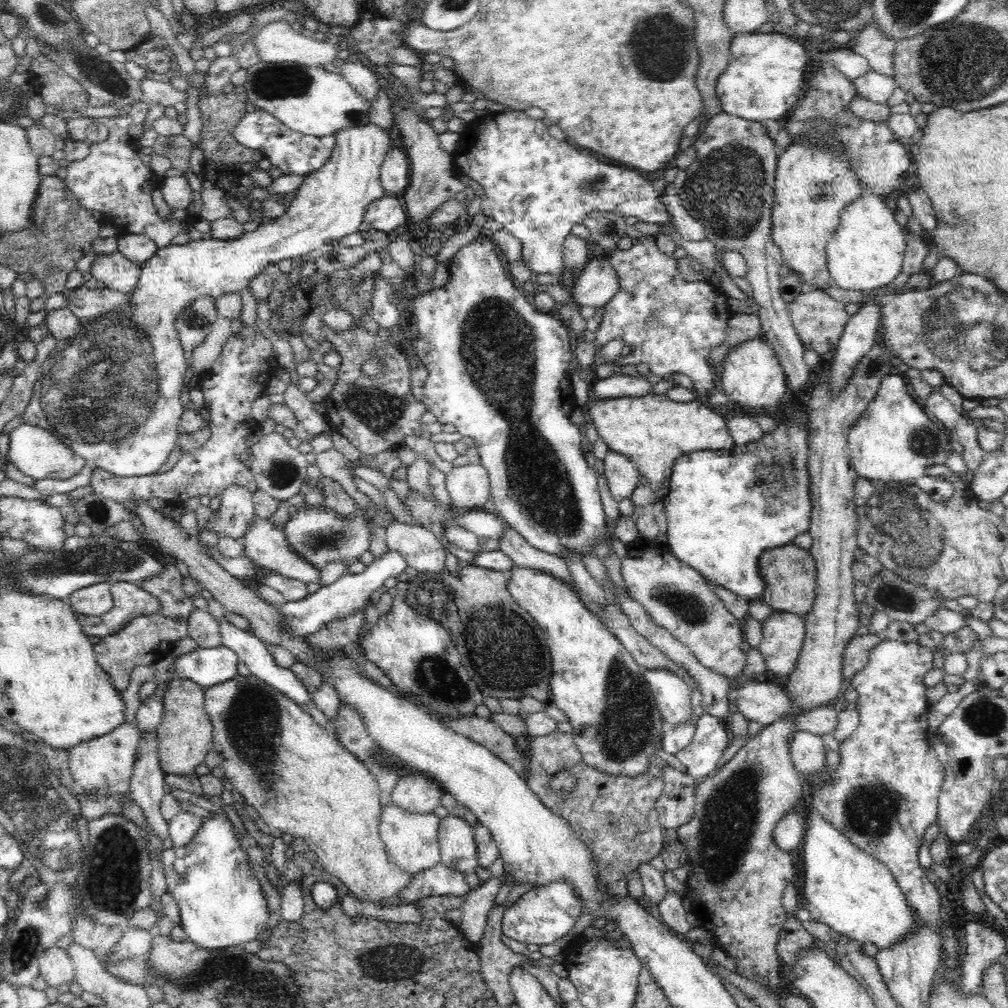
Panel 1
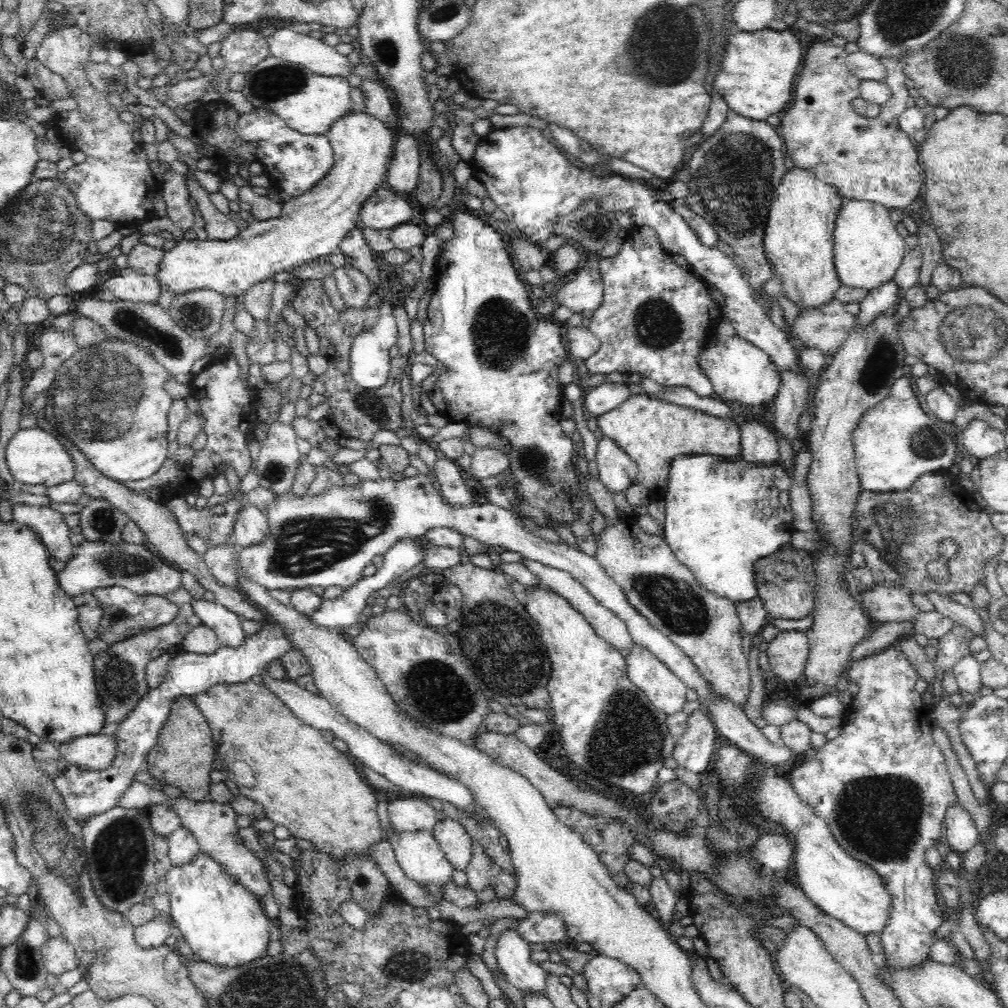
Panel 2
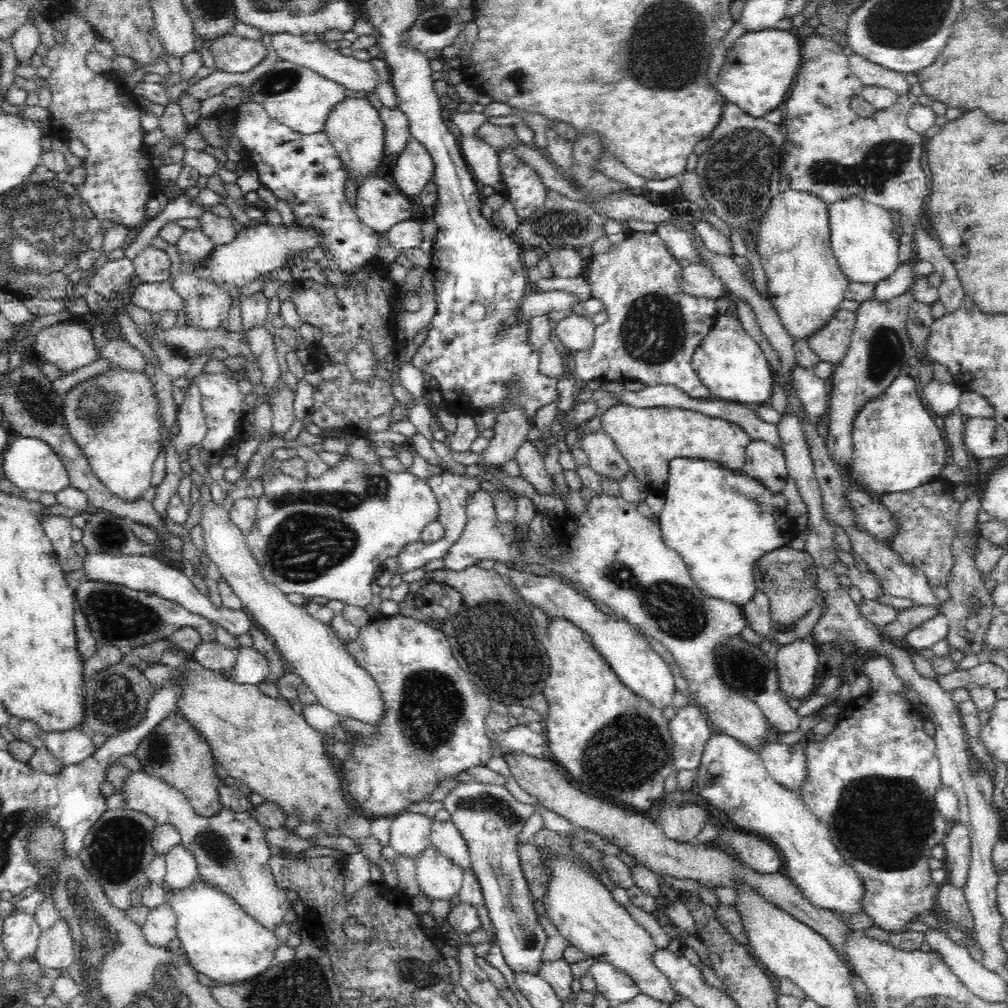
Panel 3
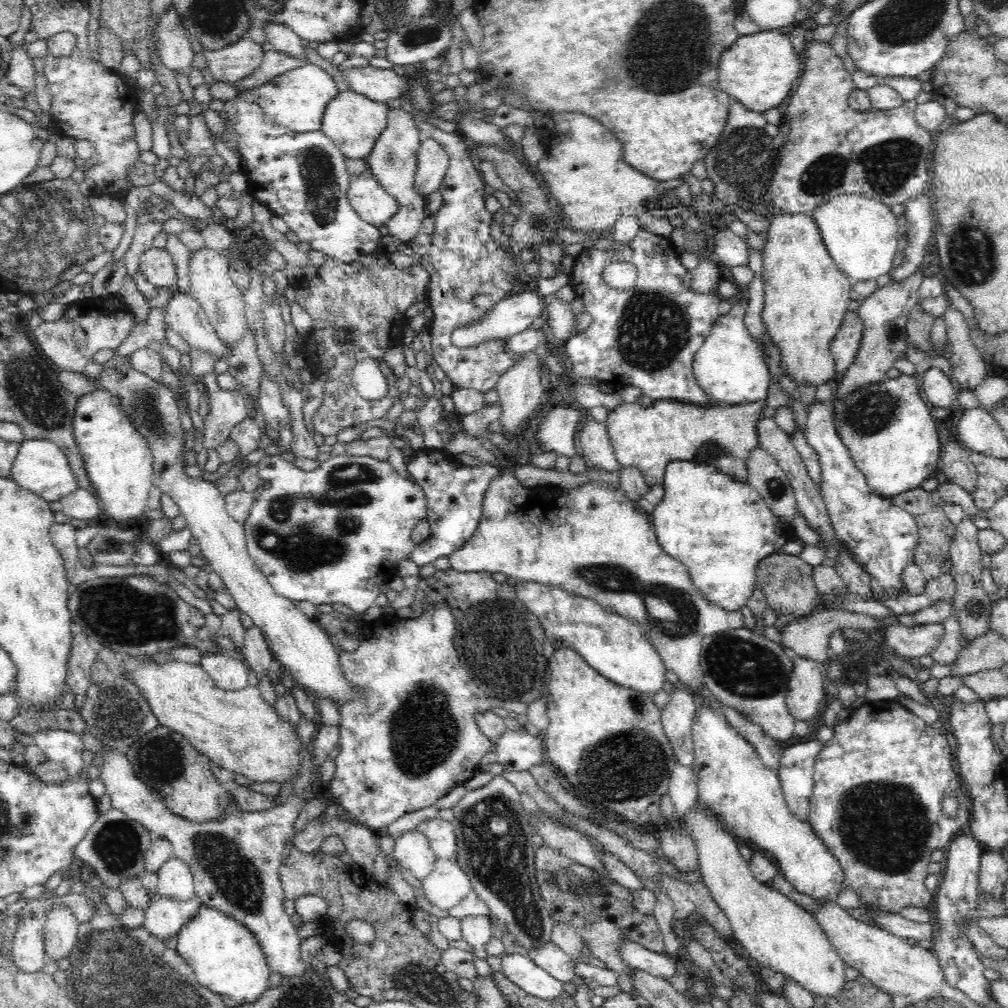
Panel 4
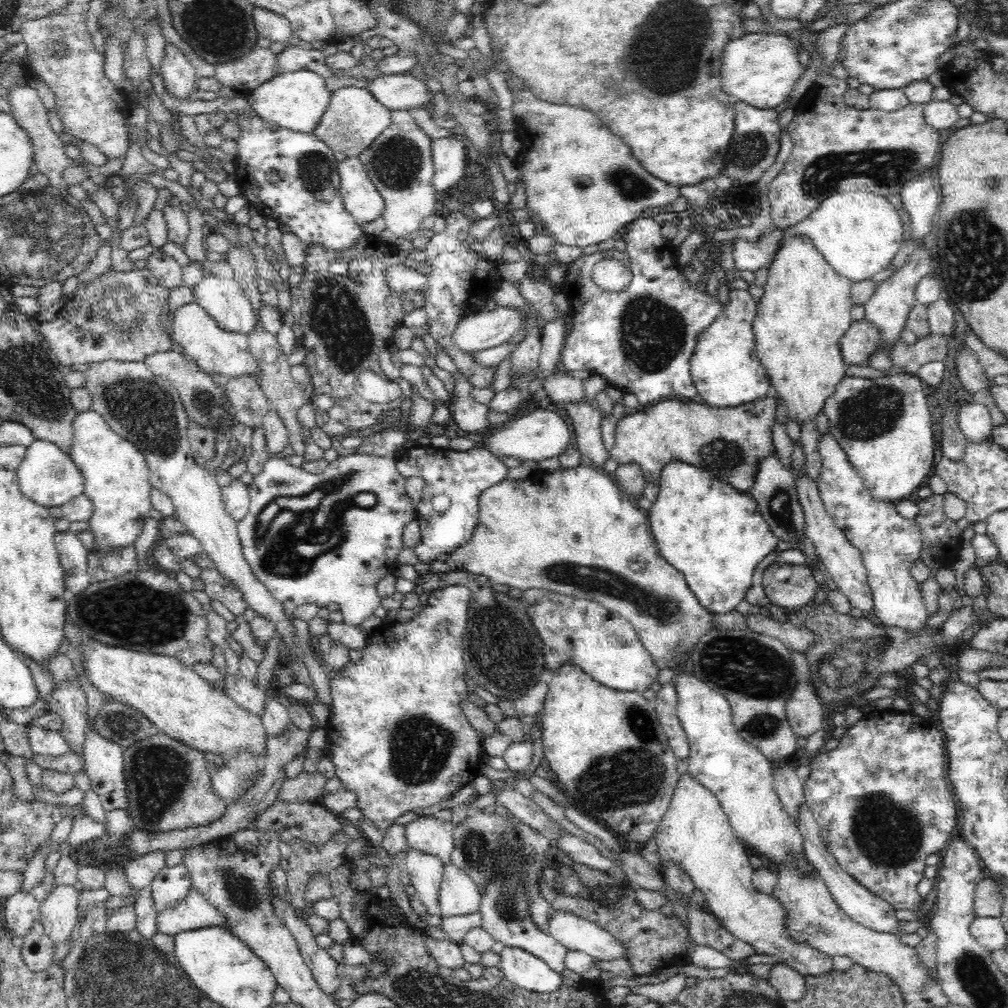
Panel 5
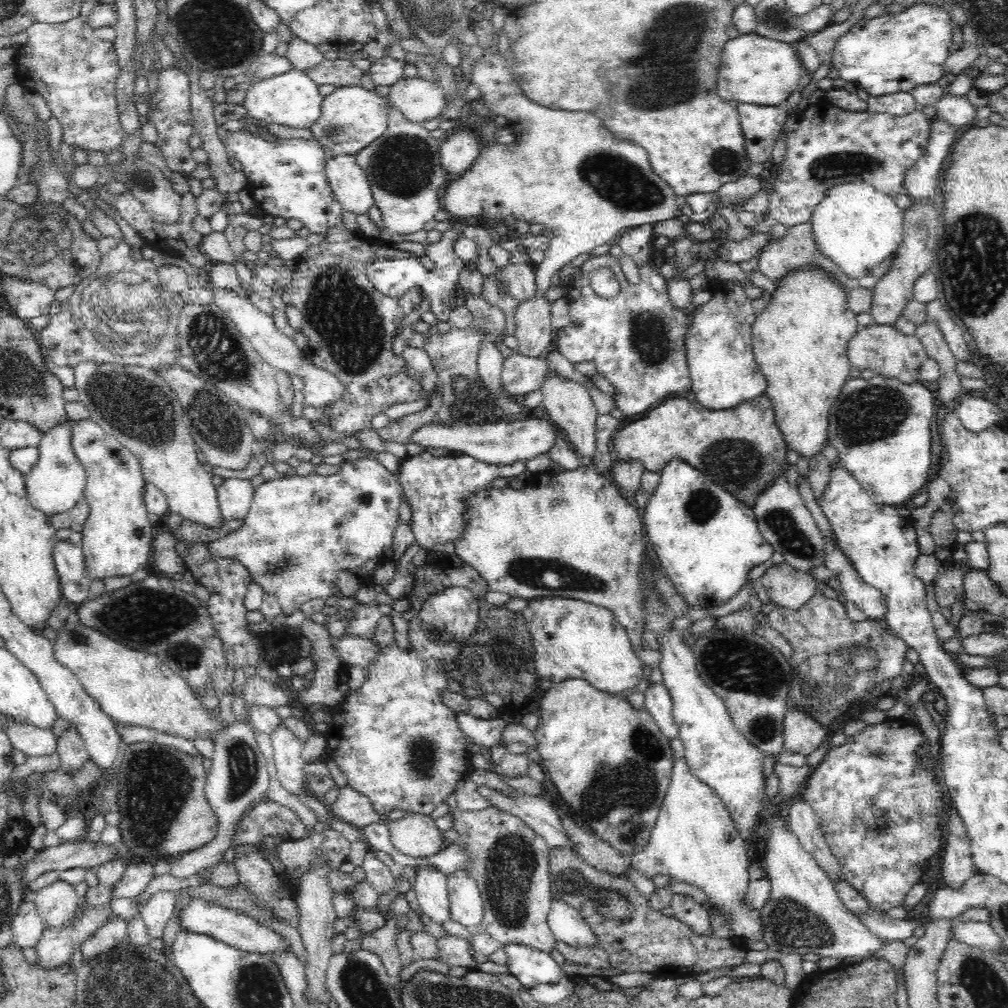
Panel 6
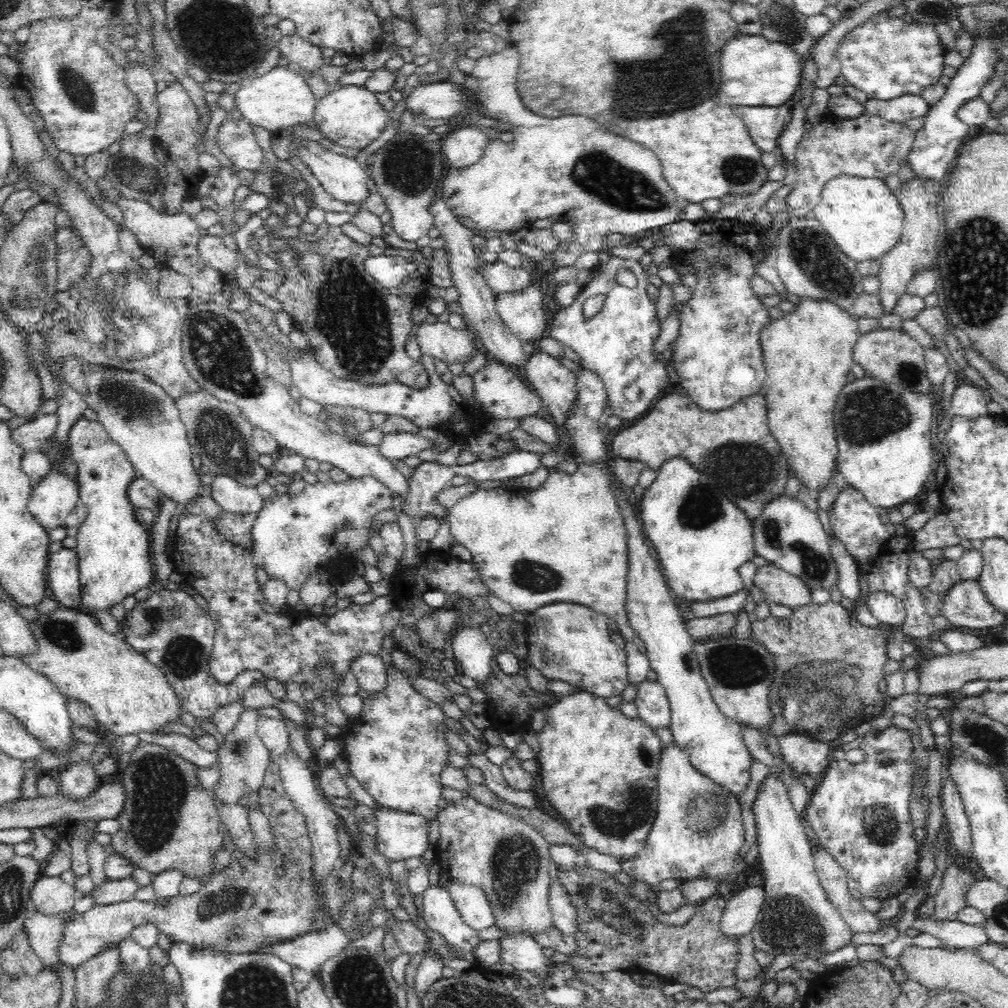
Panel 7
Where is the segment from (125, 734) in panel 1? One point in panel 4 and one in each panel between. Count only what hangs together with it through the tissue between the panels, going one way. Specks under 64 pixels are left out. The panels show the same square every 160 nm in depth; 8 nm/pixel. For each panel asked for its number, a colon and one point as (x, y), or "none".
2: (94, 752)
3: (73, 746)
4: (66, 747)

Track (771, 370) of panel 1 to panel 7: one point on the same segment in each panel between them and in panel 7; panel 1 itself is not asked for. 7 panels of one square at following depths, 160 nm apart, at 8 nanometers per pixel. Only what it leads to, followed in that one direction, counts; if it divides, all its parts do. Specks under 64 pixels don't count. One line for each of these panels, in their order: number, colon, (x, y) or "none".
2: (739, 371)
3: (731, 364)
4: (728, 366)
5: (726, 372)
6: (723, 372)
7: (717, 357)

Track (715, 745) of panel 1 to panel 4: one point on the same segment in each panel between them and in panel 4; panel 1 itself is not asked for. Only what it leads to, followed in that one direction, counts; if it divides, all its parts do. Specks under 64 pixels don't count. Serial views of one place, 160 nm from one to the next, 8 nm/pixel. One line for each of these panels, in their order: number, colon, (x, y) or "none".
2: (695, 751)
3: (690, 729)
4: (677, 716)

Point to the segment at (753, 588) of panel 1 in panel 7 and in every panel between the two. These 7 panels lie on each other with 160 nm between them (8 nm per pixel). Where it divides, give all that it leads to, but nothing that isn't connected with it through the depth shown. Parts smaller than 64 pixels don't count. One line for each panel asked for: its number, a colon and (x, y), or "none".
2: (722, 516)
3: (721, 521)
4: (720, 529)
5: (715, 536)
6: (707, 541)
7: (701, 538)

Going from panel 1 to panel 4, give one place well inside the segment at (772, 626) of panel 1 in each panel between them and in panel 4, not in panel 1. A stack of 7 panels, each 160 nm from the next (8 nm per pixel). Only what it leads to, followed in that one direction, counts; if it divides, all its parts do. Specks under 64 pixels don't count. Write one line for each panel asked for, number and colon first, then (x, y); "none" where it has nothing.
2: (787, 652)
3: (796, 662)
4: (806, 685)

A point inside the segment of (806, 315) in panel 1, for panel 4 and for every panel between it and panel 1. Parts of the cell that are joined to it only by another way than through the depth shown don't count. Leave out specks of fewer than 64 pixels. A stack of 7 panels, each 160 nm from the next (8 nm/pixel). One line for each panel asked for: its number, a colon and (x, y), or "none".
2: (826, 328)
3: (830, 343)
4: (846, 342)

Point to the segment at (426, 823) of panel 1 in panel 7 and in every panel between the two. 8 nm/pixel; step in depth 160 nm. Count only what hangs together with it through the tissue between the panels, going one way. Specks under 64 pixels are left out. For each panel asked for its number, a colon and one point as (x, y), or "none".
2: (419, 856)
3: (440, 879)
4: (447, 884)
5: (459, 895)
6: (466, 904)
7: (472, 903)

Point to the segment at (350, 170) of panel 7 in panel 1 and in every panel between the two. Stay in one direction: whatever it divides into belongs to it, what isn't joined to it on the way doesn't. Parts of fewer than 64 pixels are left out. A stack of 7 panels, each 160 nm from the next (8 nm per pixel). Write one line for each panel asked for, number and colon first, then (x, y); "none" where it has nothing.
1: (387, 213)
2: (384, 209)
3: (380, 205)
4: (372, 202)
5: (362, 200)
6: (352, 189)

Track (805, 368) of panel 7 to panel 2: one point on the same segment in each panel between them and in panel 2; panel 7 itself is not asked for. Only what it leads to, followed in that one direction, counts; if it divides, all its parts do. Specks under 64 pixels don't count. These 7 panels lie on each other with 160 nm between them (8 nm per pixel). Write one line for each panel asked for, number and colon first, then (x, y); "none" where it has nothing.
2: (798, 240)
3: (806, 285)
4: (806, 296)
5: (805, 309)
6: (800, 339)

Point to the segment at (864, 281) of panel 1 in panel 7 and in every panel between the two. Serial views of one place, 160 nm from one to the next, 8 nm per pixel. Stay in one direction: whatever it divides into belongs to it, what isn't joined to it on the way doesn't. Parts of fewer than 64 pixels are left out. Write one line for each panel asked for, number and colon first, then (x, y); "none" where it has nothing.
2: (868, 249)
3: (863, 240)
4: (860, 233)
5: (858, 233)
6: (856, 226)
7: (865, 219)

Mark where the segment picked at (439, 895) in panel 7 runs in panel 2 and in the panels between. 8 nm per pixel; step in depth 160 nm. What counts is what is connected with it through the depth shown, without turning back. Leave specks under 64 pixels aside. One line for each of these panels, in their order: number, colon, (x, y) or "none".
2: (408, 813)
3: (410, 833)
4: (412, 849)
5: (426, 871)
6: (430, 885)

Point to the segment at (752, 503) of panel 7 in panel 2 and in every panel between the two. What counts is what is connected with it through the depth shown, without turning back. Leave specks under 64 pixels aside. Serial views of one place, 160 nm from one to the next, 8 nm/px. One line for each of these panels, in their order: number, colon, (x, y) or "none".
2: (652, 432)
3: (650, 438)
4: (647, 437)
5: (731, 442)
6: (742, 448)

